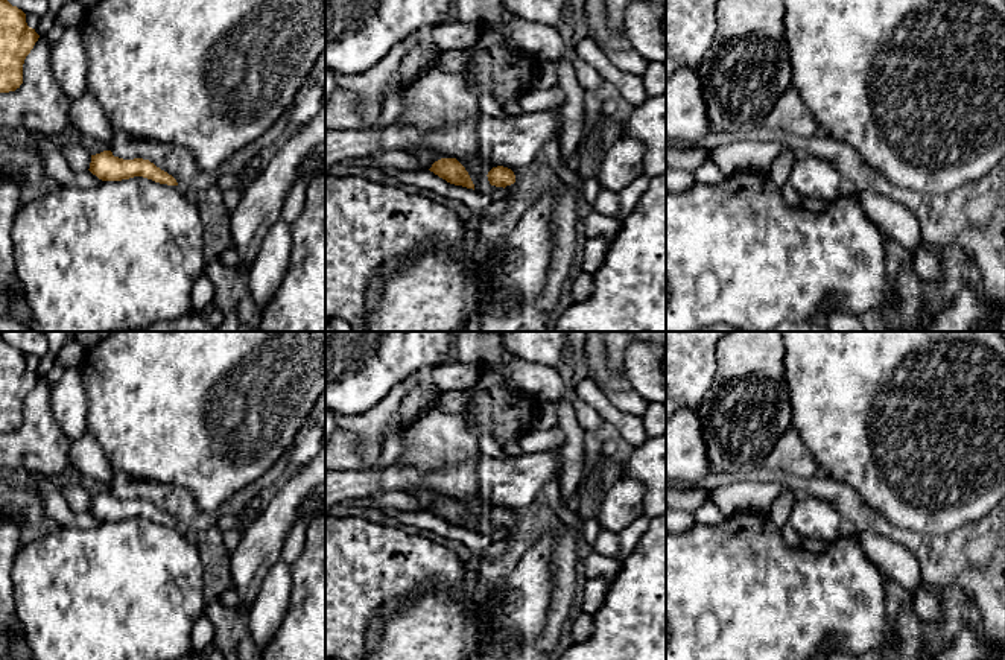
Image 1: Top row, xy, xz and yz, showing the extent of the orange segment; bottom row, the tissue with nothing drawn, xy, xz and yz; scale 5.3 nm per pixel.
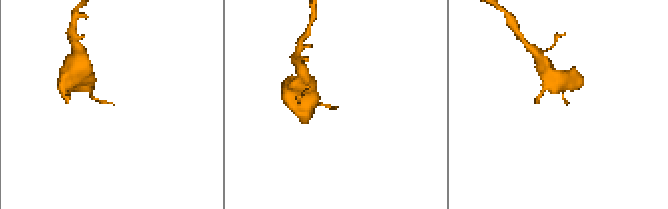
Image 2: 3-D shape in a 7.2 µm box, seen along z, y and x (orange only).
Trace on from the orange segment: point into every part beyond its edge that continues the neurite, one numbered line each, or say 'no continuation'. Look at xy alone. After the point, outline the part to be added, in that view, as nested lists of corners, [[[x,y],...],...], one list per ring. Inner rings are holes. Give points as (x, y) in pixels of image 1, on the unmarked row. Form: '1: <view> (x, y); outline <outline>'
no continuation

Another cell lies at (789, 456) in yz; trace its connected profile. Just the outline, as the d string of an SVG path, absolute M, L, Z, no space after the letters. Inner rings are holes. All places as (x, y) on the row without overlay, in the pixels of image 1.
M794 427L786 430L777 441L766 458L765 467L774 471L777 478L812 478L820 471L816 459Z

